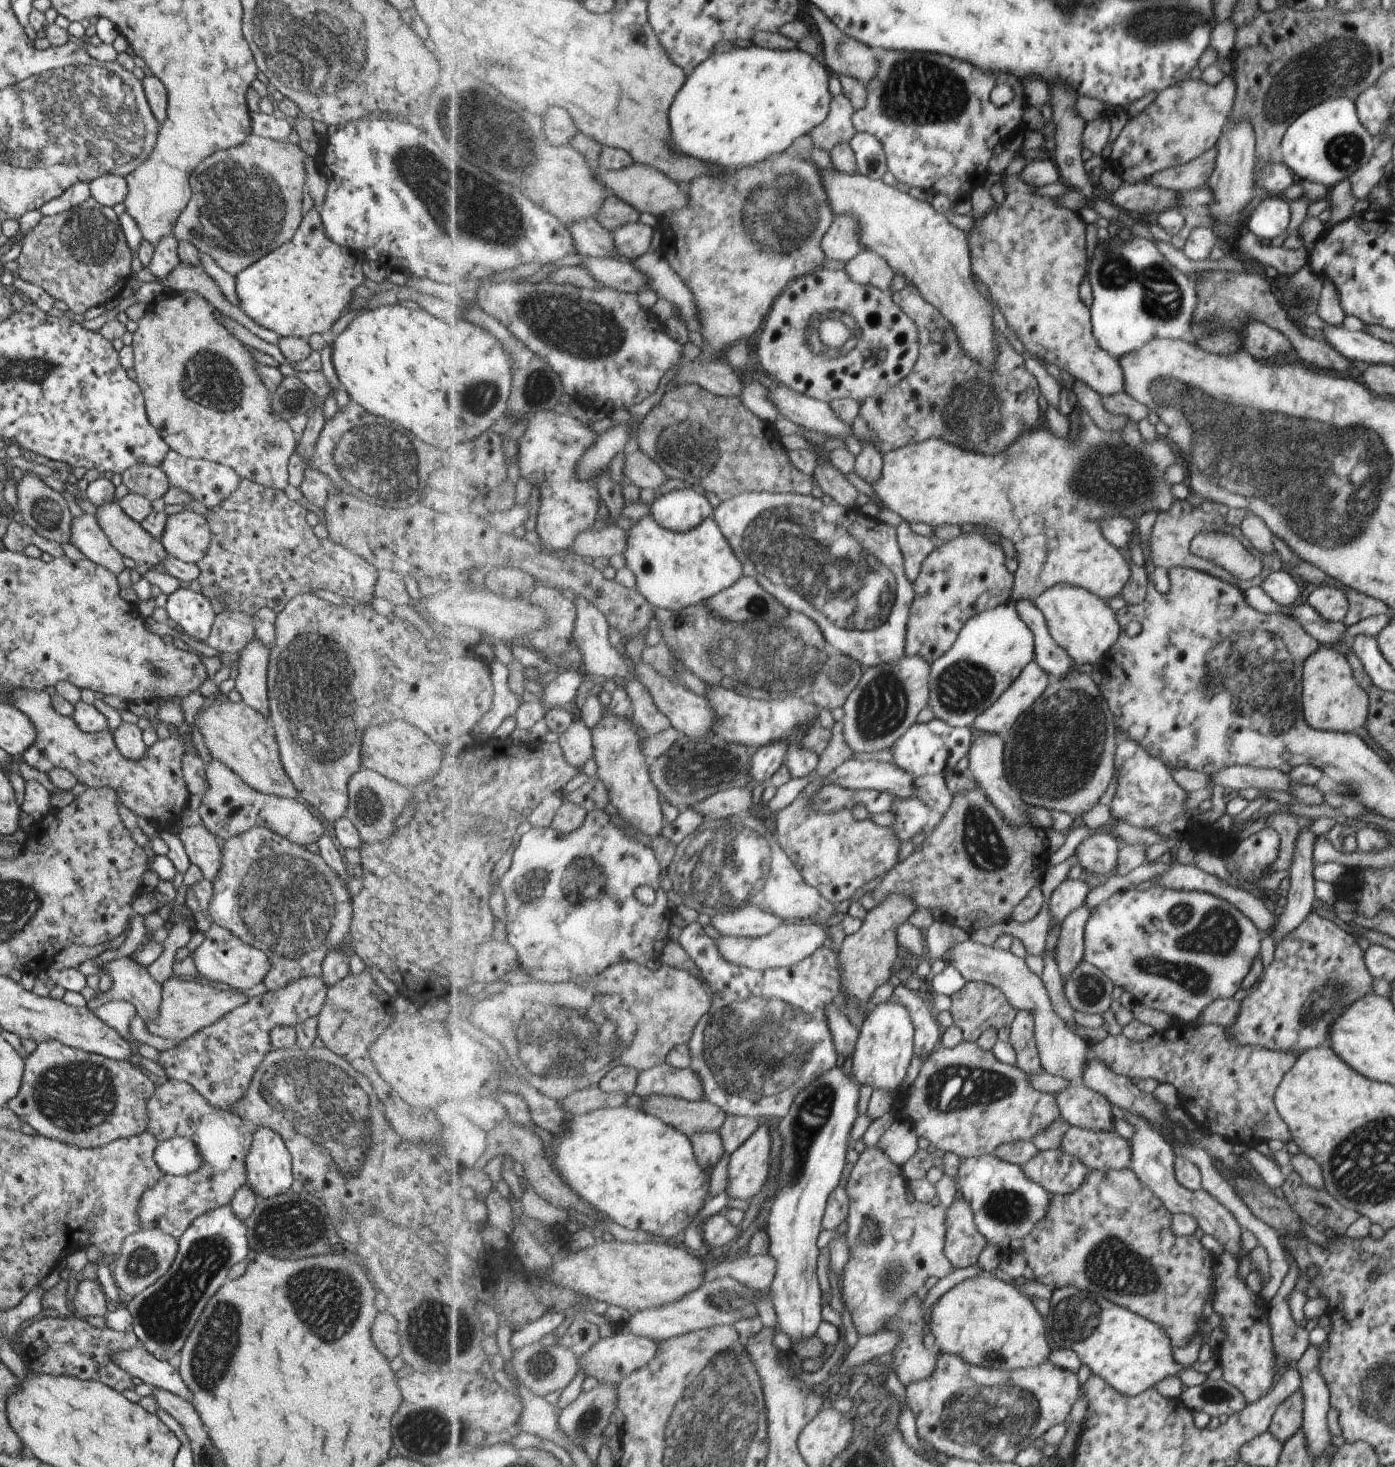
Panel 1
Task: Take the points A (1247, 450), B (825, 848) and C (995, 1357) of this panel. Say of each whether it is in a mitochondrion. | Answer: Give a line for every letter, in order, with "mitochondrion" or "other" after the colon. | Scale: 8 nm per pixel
A: mitochondrion
B: other
C: mitochondrion

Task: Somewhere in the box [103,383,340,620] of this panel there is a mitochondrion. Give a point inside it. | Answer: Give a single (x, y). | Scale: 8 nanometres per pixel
(277, 553)

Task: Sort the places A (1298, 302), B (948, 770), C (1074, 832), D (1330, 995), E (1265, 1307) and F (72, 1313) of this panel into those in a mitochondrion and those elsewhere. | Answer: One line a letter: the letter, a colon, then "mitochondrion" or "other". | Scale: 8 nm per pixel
A: mitochondrion
B: other
C: other
D: mitochondrion
E: other
F: other

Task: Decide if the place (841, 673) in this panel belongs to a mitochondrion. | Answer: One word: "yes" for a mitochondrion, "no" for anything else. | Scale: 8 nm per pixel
yes

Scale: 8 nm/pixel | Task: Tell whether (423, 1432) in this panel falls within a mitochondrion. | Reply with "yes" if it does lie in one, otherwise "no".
yes

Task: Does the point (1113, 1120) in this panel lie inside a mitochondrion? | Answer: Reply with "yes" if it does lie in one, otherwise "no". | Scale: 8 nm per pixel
no

